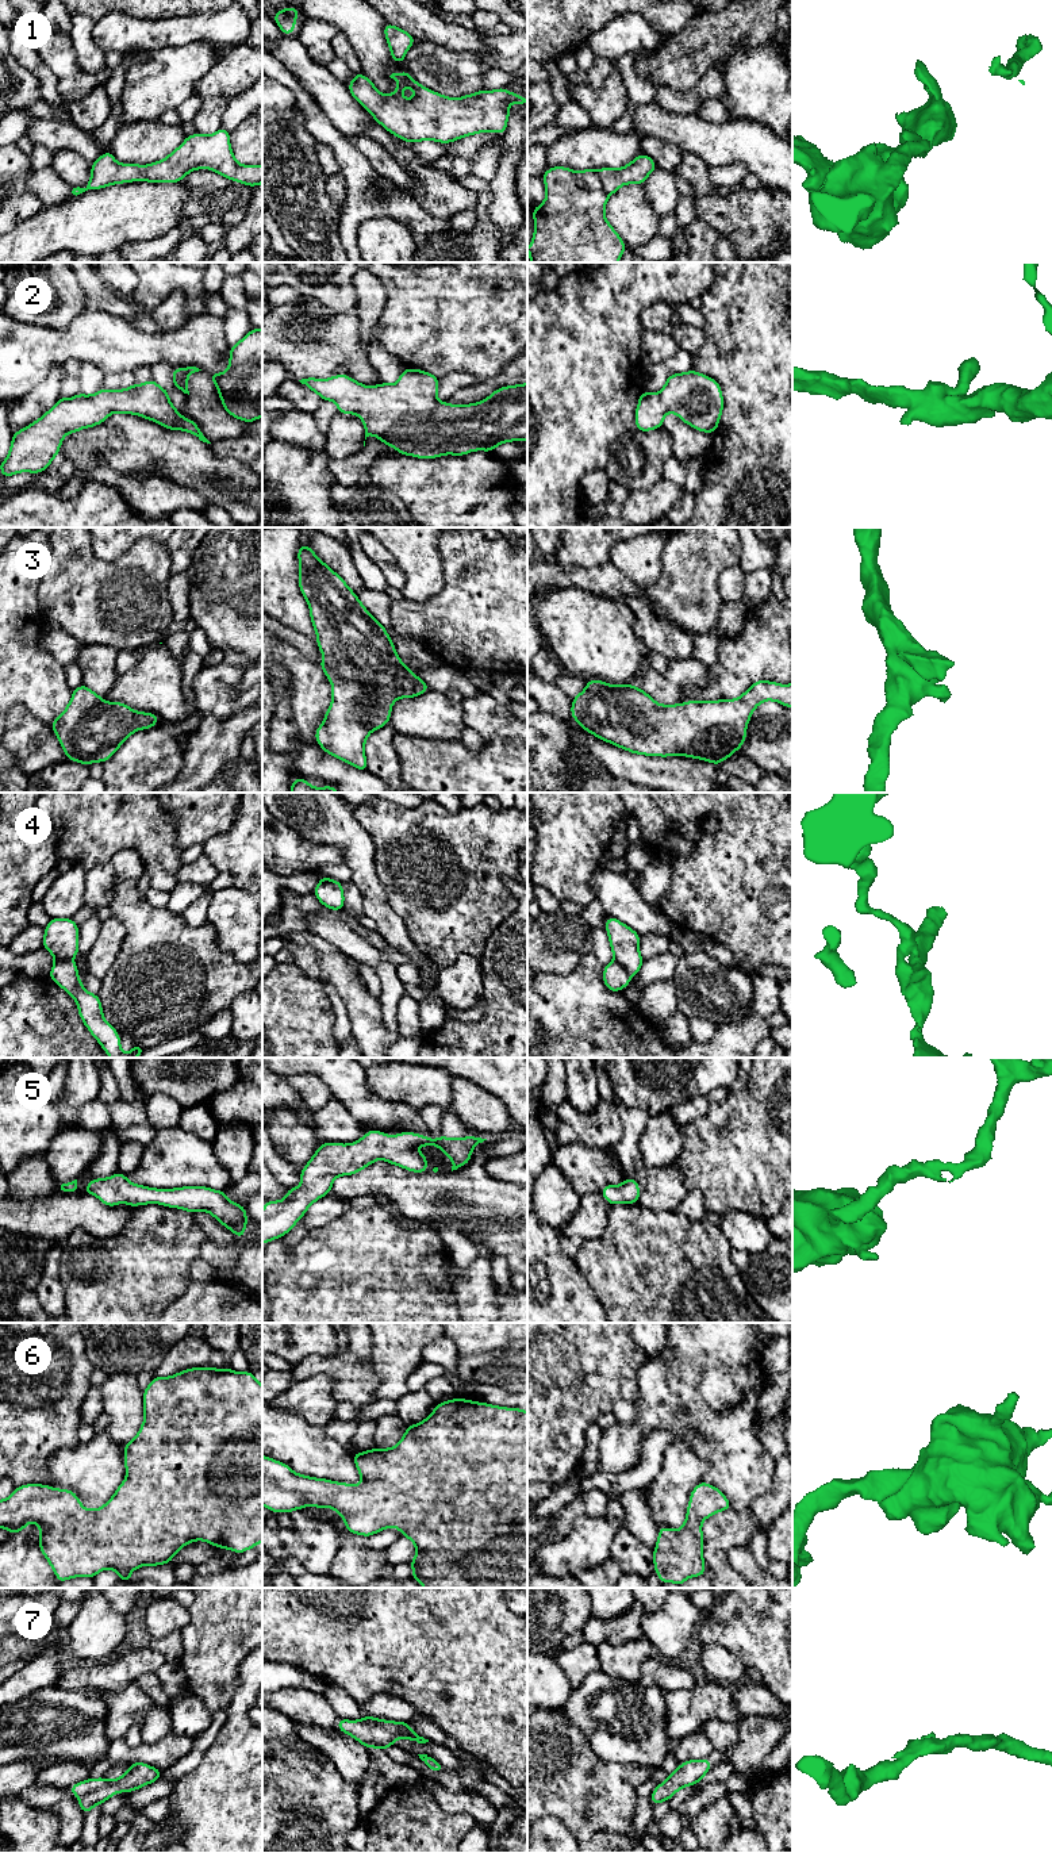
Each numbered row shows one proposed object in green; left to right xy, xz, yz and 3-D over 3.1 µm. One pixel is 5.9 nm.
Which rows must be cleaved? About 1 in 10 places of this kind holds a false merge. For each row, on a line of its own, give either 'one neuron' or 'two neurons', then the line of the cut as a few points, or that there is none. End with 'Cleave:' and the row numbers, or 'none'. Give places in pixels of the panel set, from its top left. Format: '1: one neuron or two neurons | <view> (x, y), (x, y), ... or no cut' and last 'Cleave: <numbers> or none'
1: one neuron | no cut
2: one neuron | no cut
3: one neuron | no cut
4: two neurons | yz (614, 959), (630, 975)
5: one neuron | no cut
6: one neuron | no cut
7: one neuron | no cut
Cleave: 4

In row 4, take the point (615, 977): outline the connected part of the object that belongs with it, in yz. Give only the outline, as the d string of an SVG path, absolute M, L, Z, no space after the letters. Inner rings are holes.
M615 960L603 968L603 982L610 991L621 991L630 985L630 974Z

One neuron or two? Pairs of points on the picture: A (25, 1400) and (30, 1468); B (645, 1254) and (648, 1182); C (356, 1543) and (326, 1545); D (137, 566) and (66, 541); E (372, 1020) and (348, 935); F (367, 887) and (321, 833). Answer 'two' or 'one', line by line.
A: one
B: two
C: two
D: one
E: two
F: one

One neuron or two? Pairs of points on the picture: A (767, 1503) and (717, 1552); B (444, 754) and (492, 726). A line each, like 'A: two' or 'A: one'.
A: one
B: two

